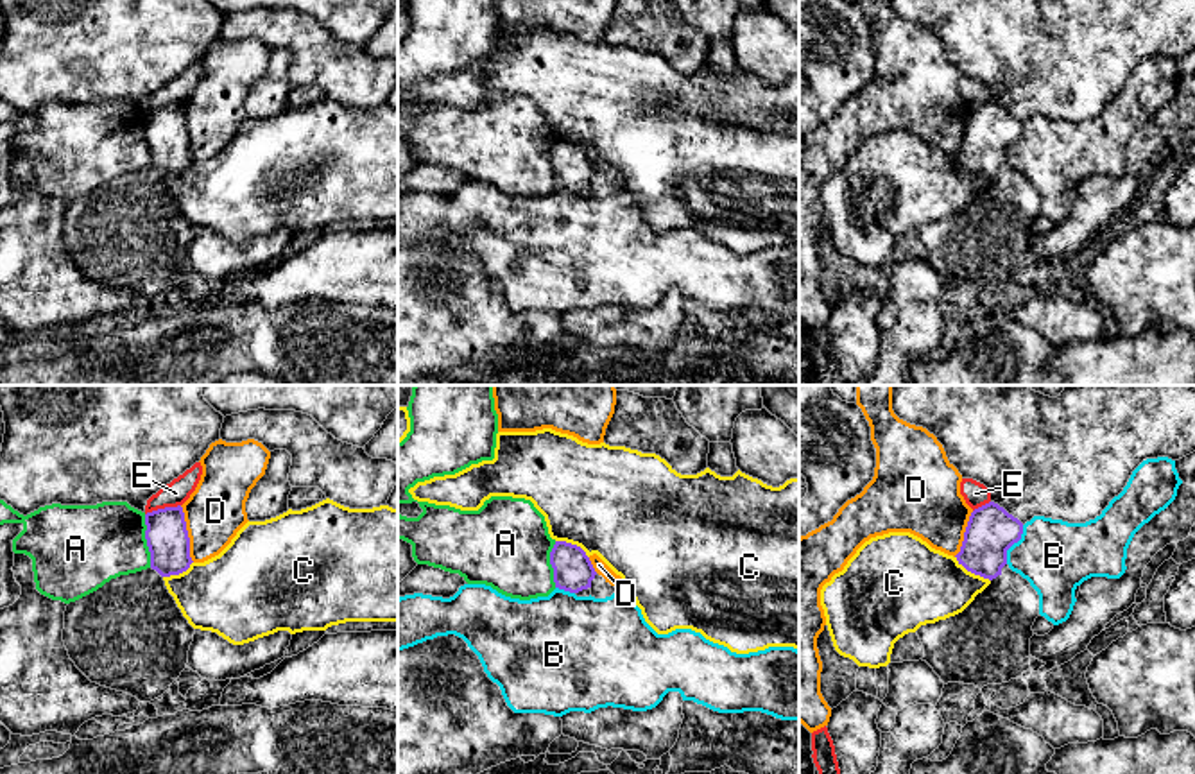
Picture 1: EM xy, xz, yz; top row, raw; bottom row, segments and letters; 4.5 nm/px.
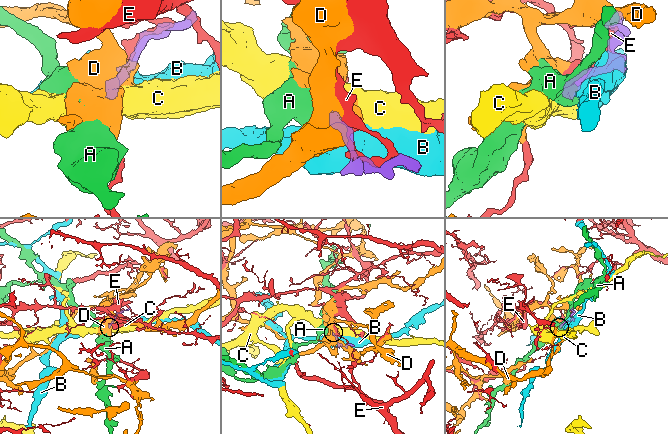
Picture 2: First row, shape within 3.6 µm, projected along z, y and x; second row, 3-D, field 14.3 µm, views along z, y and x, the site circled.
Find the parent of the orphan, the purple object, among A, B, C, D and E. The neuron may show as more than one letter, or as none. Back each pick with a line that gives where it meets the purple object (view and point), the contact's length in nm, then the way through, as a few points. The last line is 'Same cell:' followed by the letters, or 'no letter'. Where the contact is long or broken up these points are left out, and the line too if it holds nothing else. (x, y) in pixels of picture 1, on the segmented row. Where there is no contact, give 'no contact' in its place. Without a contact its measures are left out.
Same cell: no letter

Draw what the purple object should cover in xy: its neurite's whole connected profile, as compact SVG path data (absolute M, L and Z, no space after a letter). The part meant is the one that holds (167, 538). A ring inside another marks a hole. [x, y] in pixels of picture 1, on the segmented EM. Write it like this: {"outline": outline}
{"outline": "M183 507L147 512L145 525L150 566L70 602L63 629L70 659L91 683L140 702L168 692L195 634L163 580L193 563Z"}

